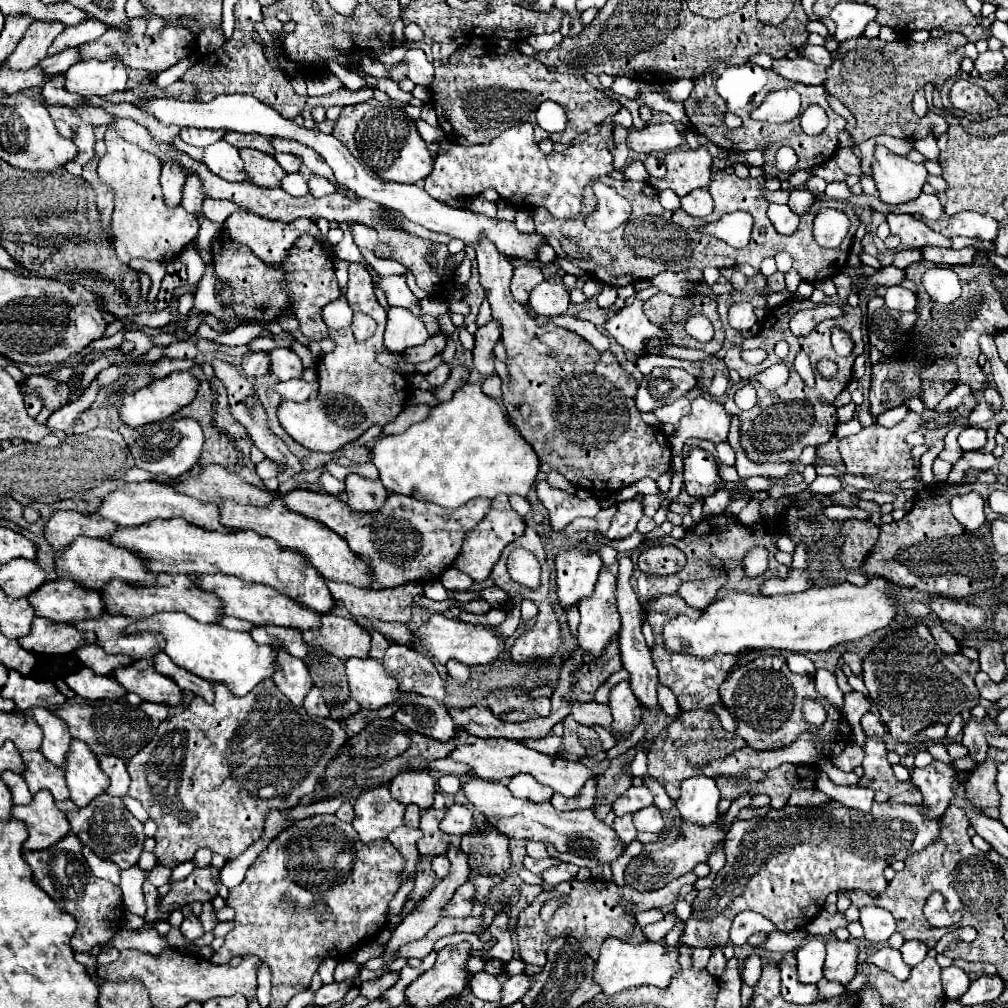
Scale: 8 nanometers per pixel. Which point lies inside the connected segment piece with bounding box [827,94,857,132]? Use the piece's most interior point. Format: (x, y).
(836, 105)

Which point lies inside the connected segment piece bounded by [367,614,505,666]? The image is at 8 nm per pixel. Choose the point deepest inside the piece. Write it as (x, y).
(444, 639)

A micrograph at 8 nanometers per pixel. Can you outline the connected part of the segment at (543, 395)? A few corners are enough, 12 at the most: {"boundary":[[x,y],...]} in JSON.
{"boundary":[[485,236],[481,284],[509,356],[503,404],[595,496],[669,470],[613,352],[541,326]]}

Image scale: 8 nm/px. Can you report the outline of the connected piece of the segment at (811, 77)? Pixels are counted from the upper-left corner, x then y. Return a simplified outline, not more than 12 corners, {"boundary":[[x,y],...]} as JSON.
{"boundary":[[801,56],[775,60],[773,70],[787,80],[823,84],[827,68]]}

